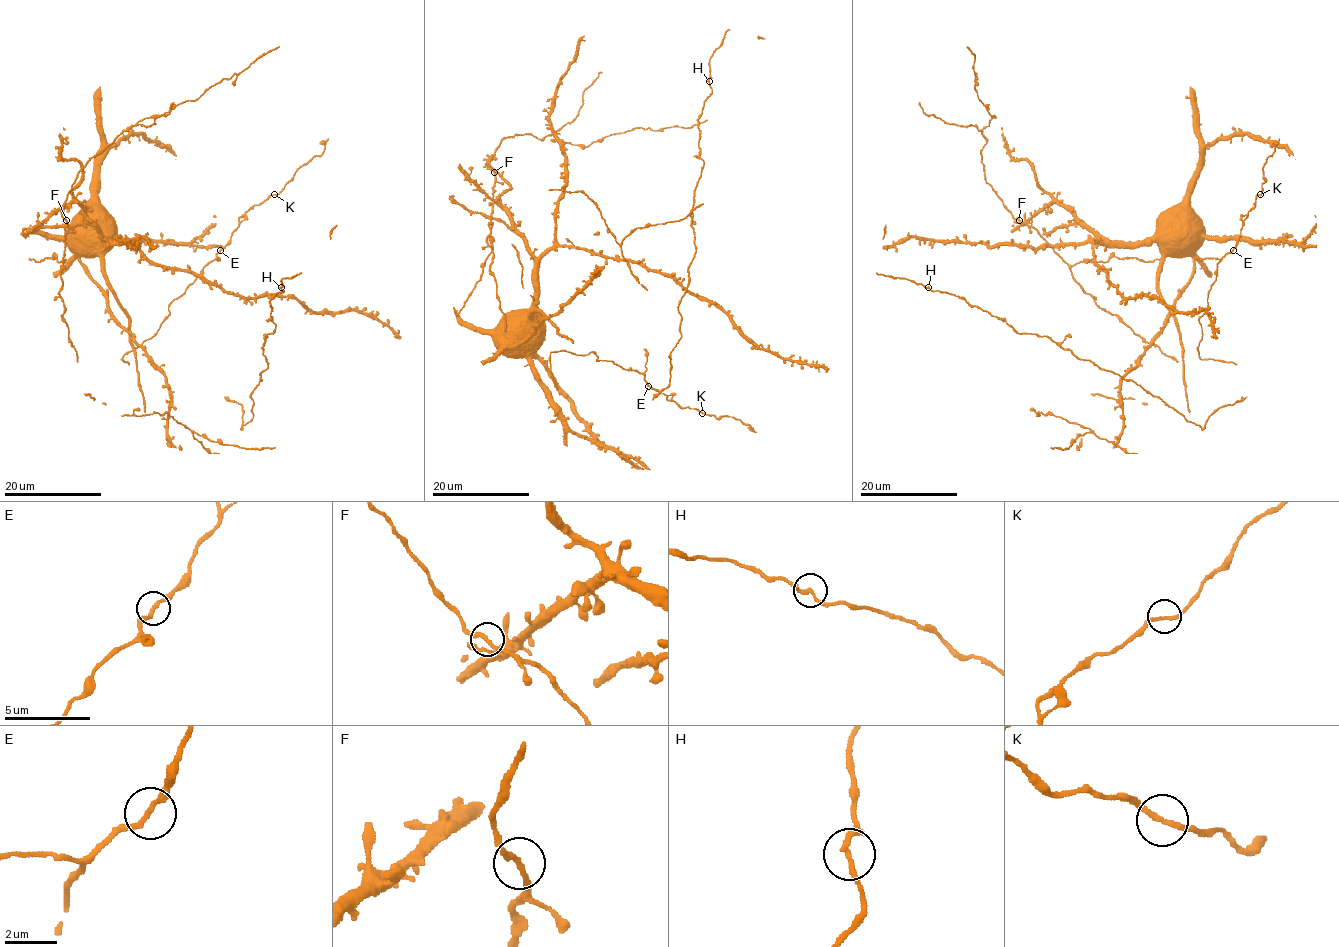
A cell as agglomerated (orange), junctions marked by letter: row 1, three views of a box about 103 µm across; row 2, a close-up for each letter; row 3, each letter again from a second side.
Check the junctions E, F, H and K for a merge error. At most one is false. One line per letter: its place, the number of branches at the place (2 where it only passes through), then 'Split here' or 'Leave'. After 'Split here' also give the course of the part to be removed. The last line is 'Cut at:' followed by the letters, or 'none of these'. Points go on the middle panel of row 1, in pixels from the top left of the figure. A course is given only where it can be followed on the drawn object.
E: Place: (648, 386). Branches: 2. Leave
F: Place: (494, 172). Branches: 2. Leave
H: Place: (709, 81). Branches: 2. Leave
K: Place: (702, 413). Branches: 2. Leave
Cut at: none of these

